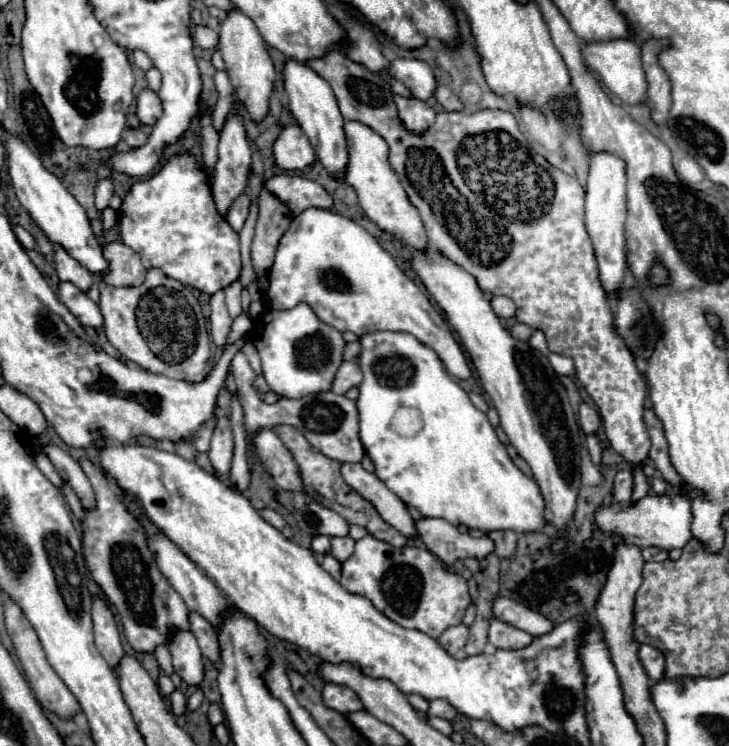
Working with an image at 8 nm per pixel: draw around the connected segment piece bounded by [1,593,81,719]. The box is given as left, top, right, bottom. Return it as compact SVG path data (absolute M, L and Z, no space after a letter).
M1 593L3 597L3 603L5 603L5 625L7 625L7 633L13 641L13 647L15 647L15 653L21 661L21 667L27 675L27 681L29 681L29 687L33 691L33 695L37 697L37 701L51 713L55 713L57 717L61 719L73 719L77 713L81 713L81 707L75 699L75 695L67 689L67 685L61 681L61 677L55 673L55 669L47 663L45 659L45 653L43 653L43 647L39 643L39 637L35 633L35 629L29 625L29 621L25 619L23 611L5 595Z

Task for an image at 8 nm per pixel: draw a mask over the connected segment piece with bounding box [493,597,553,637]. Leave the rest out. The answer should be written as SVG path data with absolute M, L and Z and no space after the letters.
M497 597L495 603L493 603L493 615L499 619L499 621L505 621L521 631L527 631L529 635L533 637L539 637L539 635L545 635L553 629L553 623L541 615L541 613L535 613L531 609L527 609L525 605L519 605L507 597Z

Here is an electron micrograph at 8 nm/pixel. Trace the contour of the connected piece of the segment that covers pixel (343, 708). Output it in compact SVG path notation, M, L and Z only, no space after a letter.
M325 683L323 703L343 715L363 709L363 703L359 701L359 697L355 697L355 693L351 693L351 689L343 685L335 685L335 683Z

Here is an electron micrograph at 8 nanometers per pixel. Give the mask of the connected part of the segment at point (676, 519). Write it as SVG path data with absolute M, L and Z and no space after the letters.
M647 495L635 505L621 507L619 503L613 505L603 505L597 509L595 515L597 525L607 531L607 533L617 533L621 539L625 539L631 545L643 547L659 547L665 551L671 549L683 549L691 539L691 523L693 523L693 513L691 513L691 501L683 495Z

